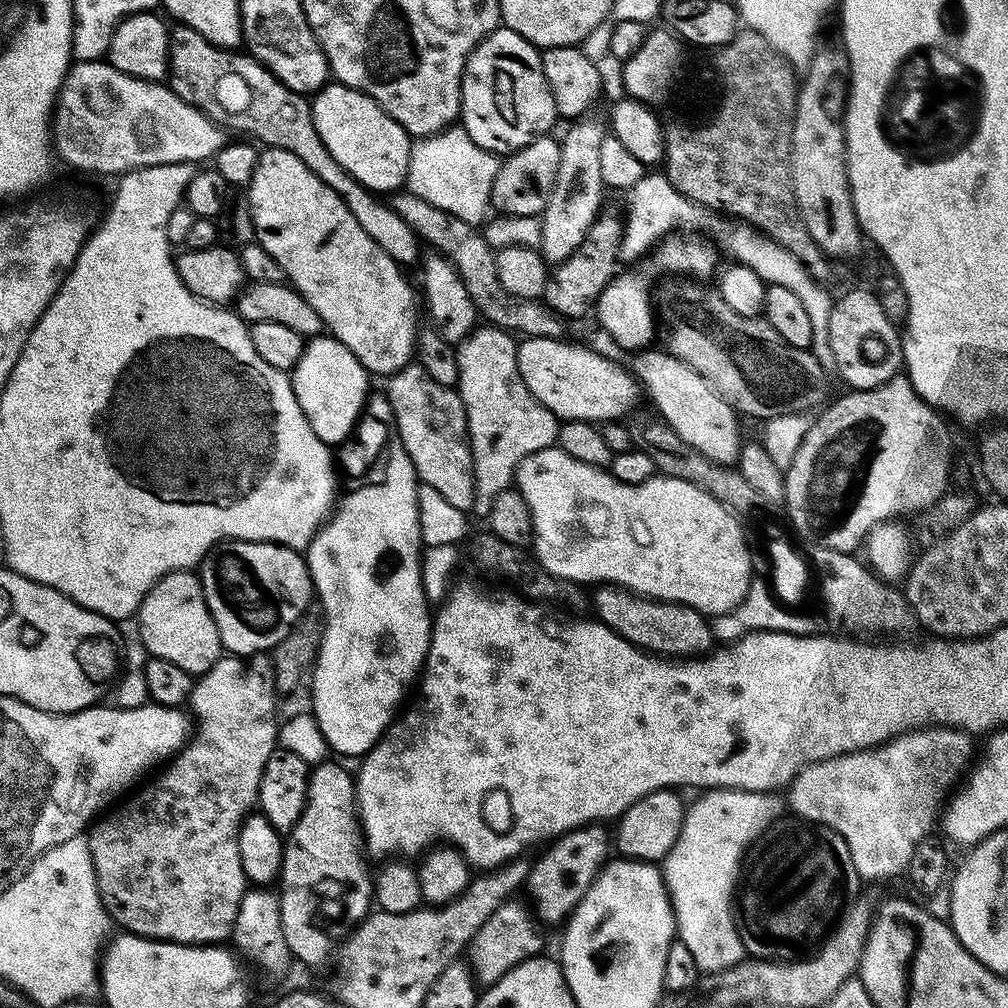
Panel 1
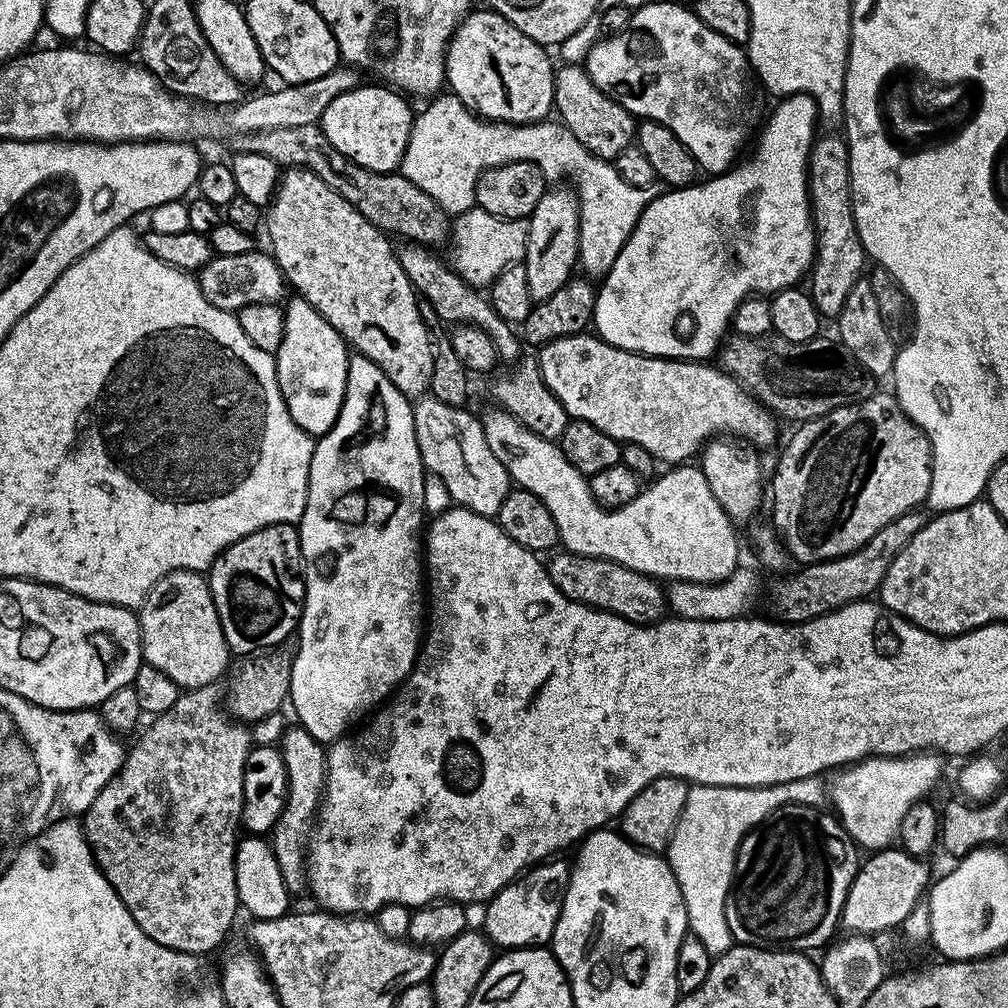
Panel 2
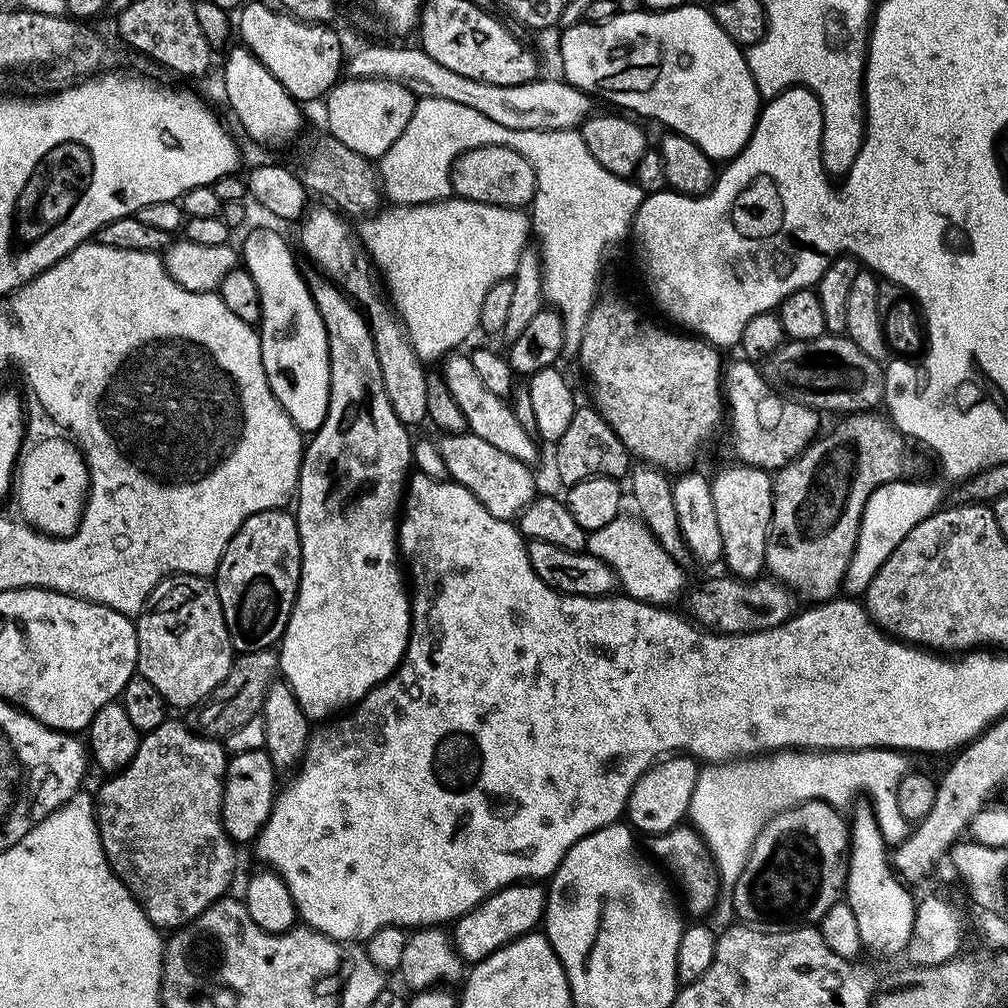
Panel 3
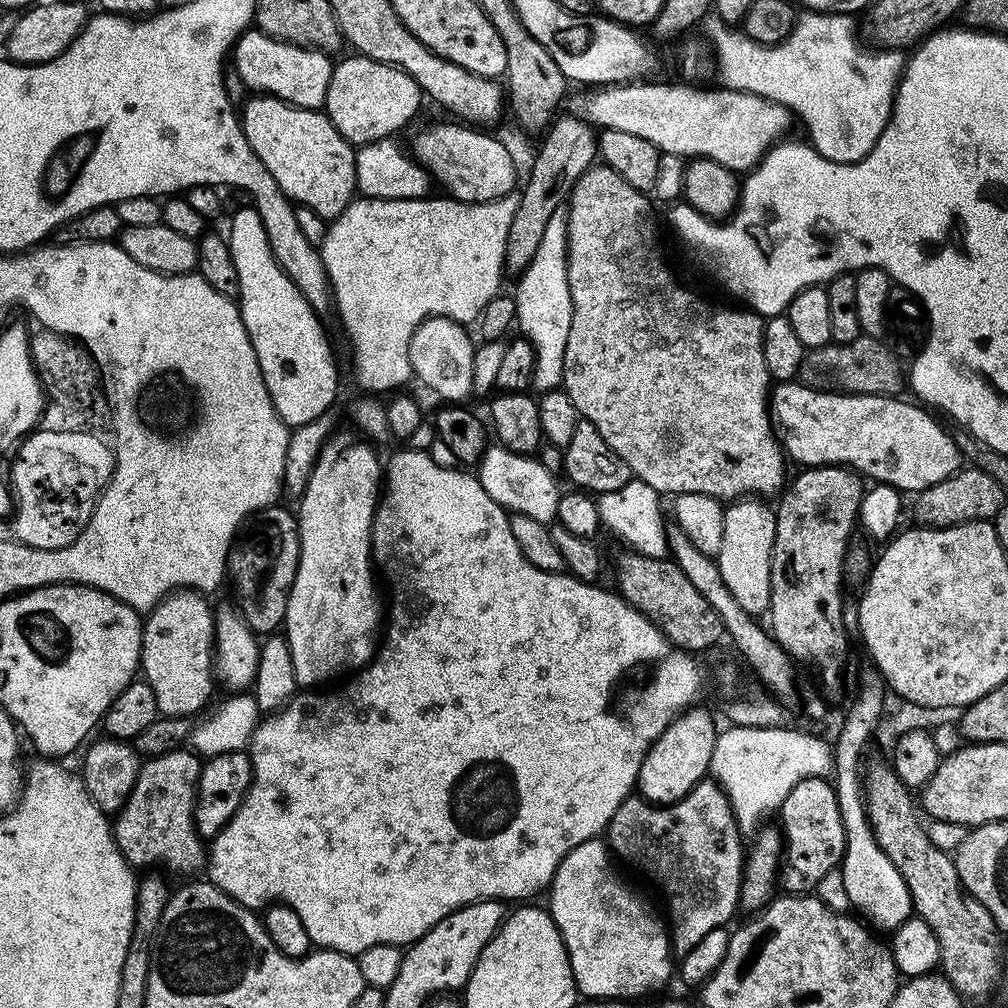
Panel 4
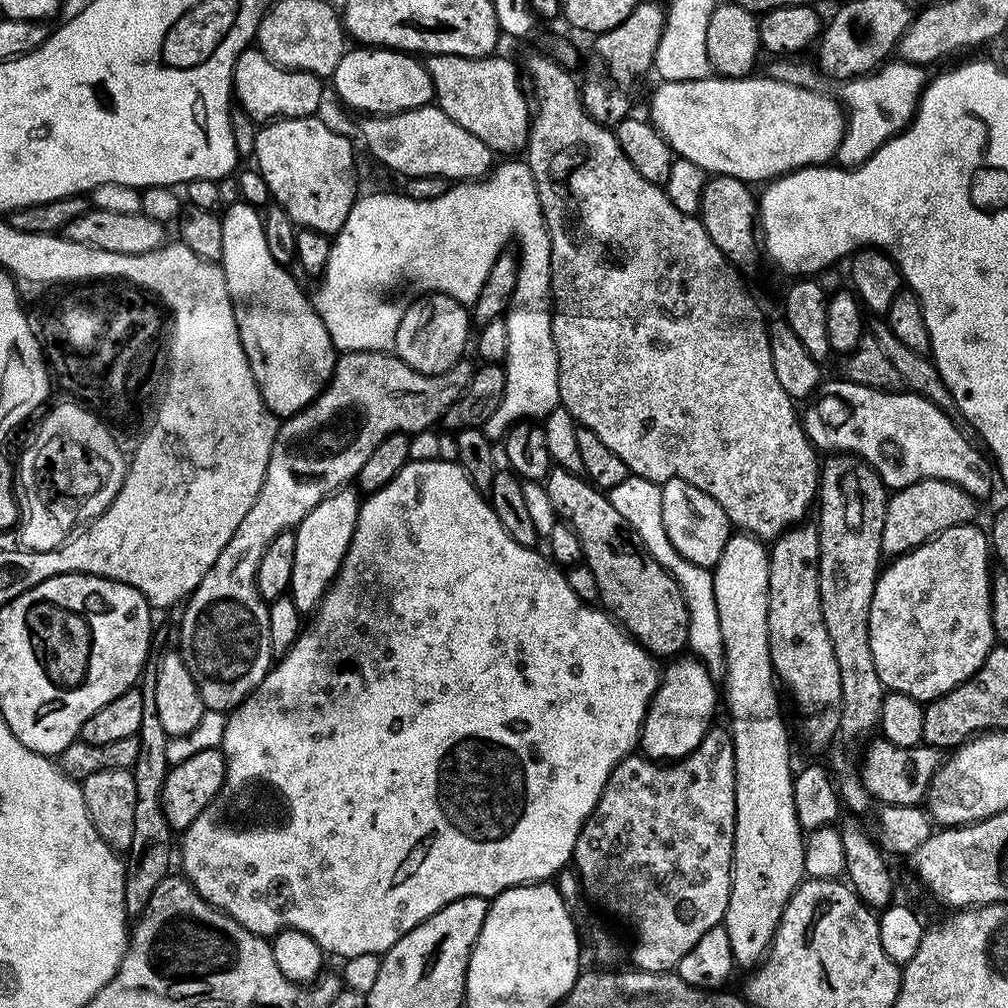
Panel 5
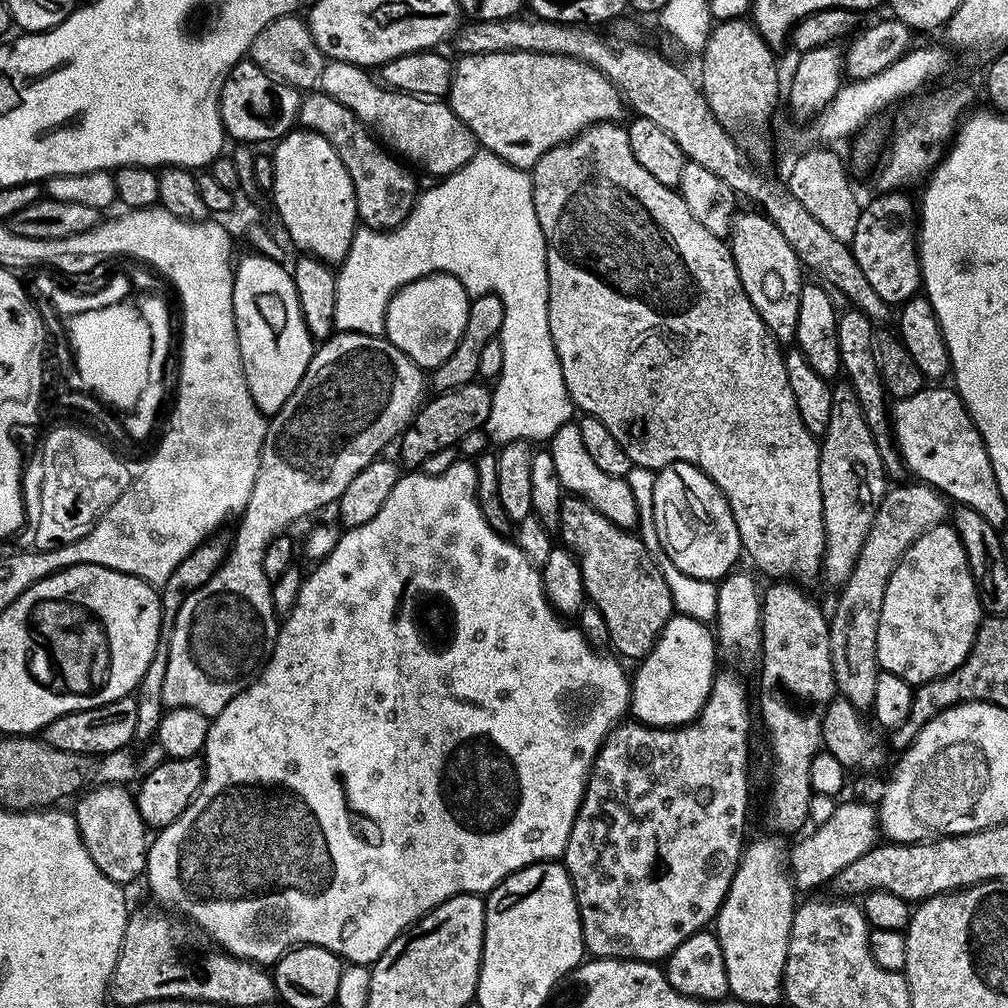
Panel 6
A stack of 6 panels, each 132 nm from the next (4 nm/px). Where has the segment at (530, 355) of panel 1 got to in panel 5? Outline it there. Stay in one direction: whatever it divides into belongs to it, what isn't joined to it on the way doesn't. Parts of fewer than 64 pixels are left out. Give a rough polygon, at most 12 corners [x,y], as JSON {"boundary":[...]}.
{"boundary":[[825,379],[802,412],[824,454],[885,488],[945,480],[977,502],[989,457],[913,392]]}

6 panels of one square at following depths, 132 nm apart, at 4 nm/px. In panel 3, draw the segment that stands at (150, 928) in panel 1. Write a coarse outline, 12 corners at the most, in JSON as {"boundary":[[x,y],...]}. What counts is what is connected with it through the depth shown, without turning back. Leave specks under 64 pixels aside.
{"boundary":[[169,718],[94,792],[161,930],[232,884],[219,739]]}

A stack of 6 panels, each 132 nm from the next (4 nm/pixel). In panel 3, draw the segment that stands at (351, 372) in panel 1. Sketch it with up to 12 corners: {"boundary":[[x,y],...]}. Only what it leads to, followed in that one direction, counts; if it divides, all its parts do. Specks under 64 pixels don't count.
{"boundary":[[244,240],[266,382],[301,433],[330,402],[326,326],[297,253]]}

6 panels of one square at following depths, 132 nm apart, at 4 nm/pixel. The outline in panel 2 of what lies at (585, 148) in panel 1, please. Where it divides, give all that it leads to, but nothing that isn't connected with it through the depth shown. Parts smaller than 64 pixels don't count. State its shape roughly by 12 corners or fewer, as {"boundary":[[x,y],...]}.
{"boundary":[[552,186],[534,206],[523,258],[533,301],[573,279],[580,202]]}

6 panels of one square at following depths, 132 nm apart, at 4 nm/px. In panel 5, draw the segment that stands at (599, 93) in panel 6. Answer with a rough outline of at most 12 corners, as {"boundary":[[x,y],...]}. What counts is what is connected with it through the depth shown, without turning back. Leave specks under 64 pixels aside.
{"boundary":[[501,54],[428,56],[435,107],[493,154],[528,143],[530,96]]}

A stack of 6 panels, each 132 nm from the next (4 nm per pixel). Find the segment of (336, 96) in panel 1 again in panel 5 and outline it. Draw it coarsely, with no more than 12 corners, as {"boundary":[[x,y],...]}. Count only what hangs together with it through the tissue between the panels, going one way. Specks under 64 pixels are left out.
{"boundary":[[352,46],[330,77],[359,114],[433,103],[427,63],[383,46]]}

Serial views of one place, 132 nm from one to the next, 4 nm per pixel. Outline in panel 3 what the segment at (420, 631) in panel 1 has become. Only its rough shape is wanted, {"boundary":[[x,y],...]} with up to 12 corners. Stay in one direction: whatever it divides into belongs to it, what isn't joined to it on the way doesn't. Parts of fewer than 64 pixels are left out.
{"boundary":[[309,275],[330,402],[300,462],[278,672],[309,721],[412,629],[398,516],[414,440],[367,315]]}

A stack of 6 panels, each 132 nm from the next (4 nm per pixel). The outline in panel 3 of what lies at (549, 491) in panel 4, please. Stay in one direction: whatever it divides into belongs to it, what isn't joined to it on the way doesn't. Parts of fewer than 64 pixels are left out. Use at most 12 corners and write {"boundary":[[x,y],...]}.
{"boundary":[[471,434],[441,435],[451,479],[494,518],[538,494],[532,468]]}

